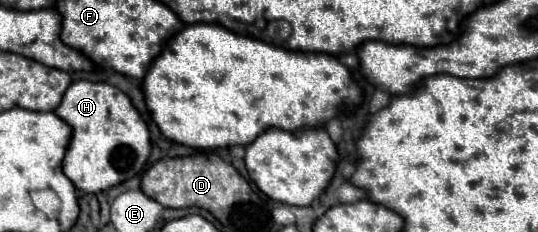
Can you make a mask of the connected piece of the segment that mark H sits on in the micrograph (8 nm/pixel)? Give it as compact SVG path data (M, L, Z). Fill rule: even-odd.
M75 81L67 87L55 115L71 127L71 141L63 159L63 173L85 193L107 191L143 171L151 153L149 129L129 97L109 83Z

